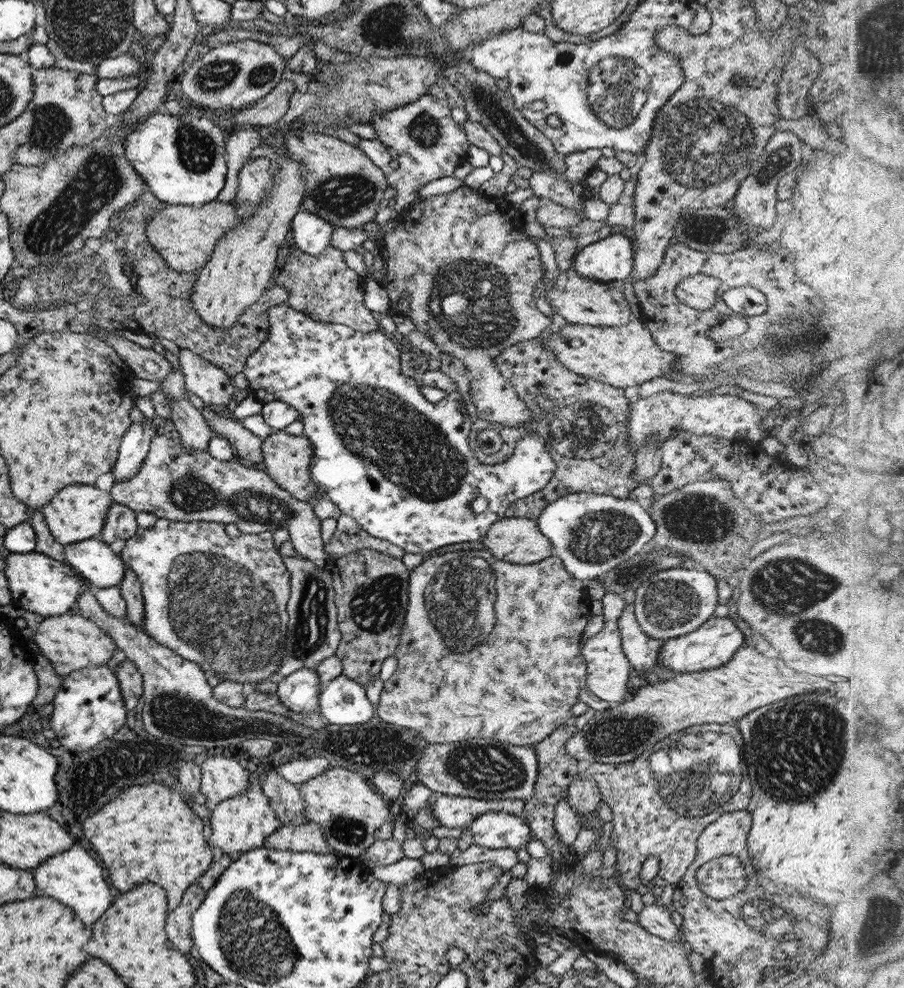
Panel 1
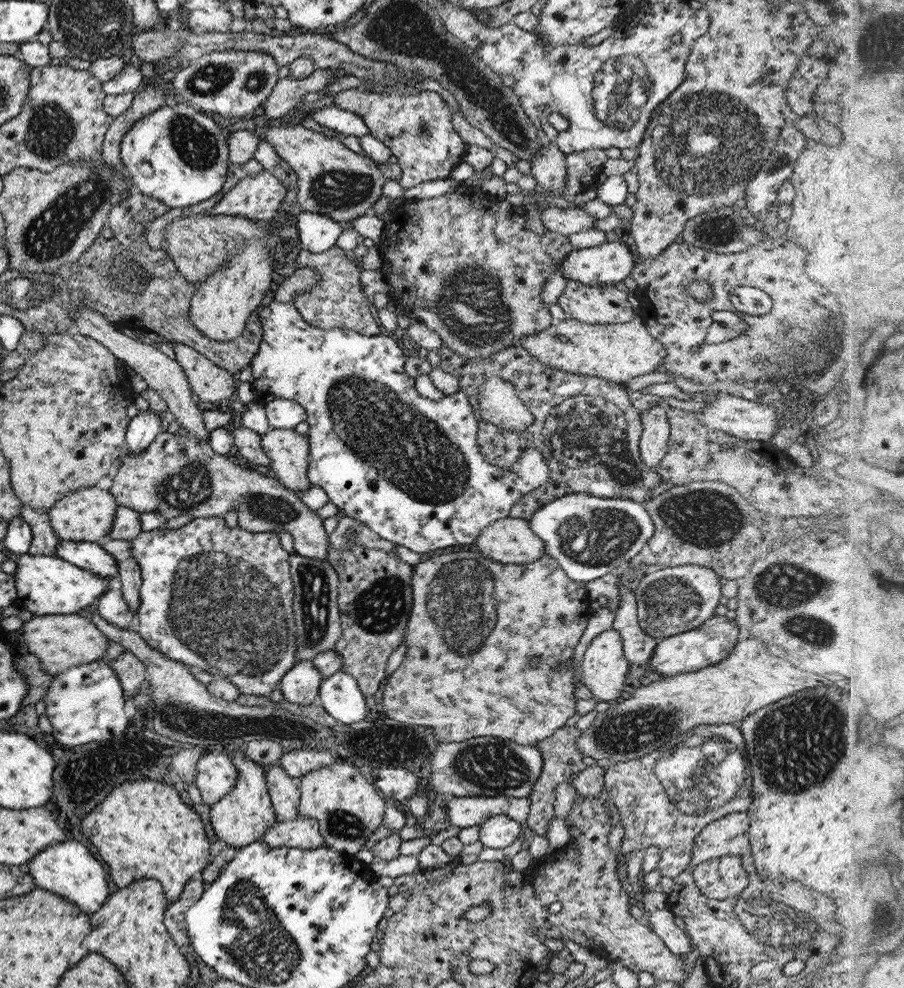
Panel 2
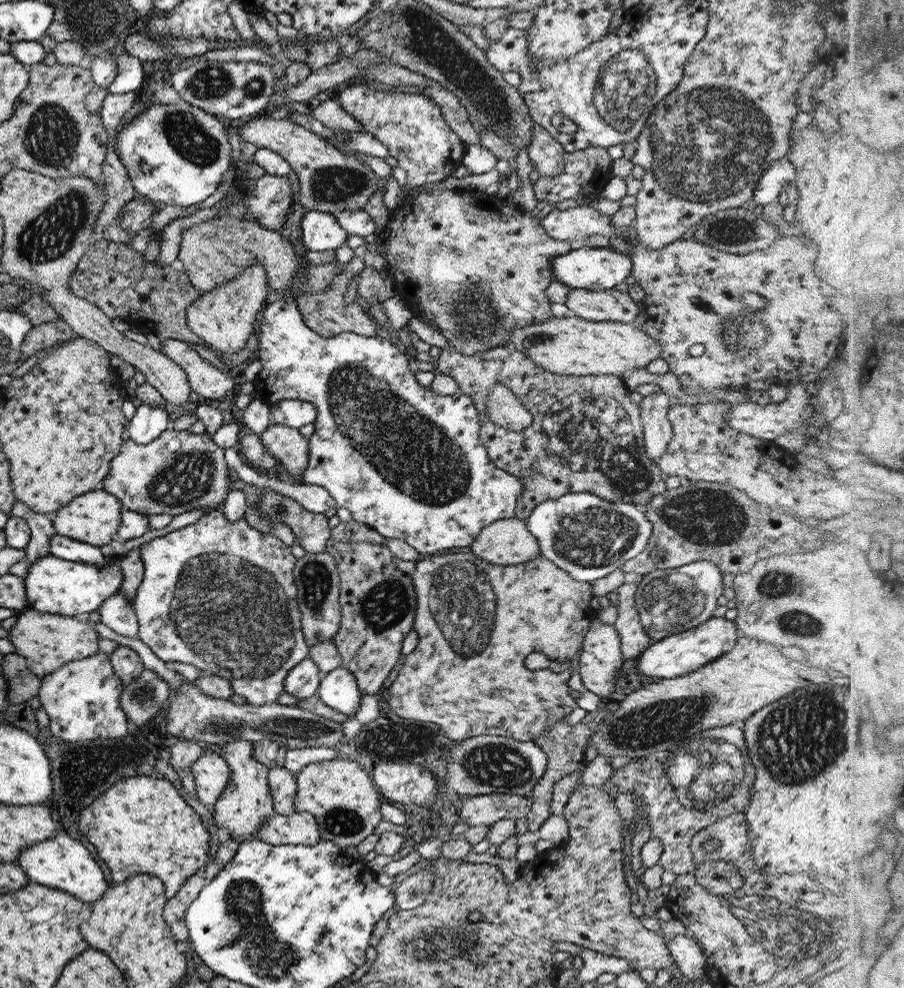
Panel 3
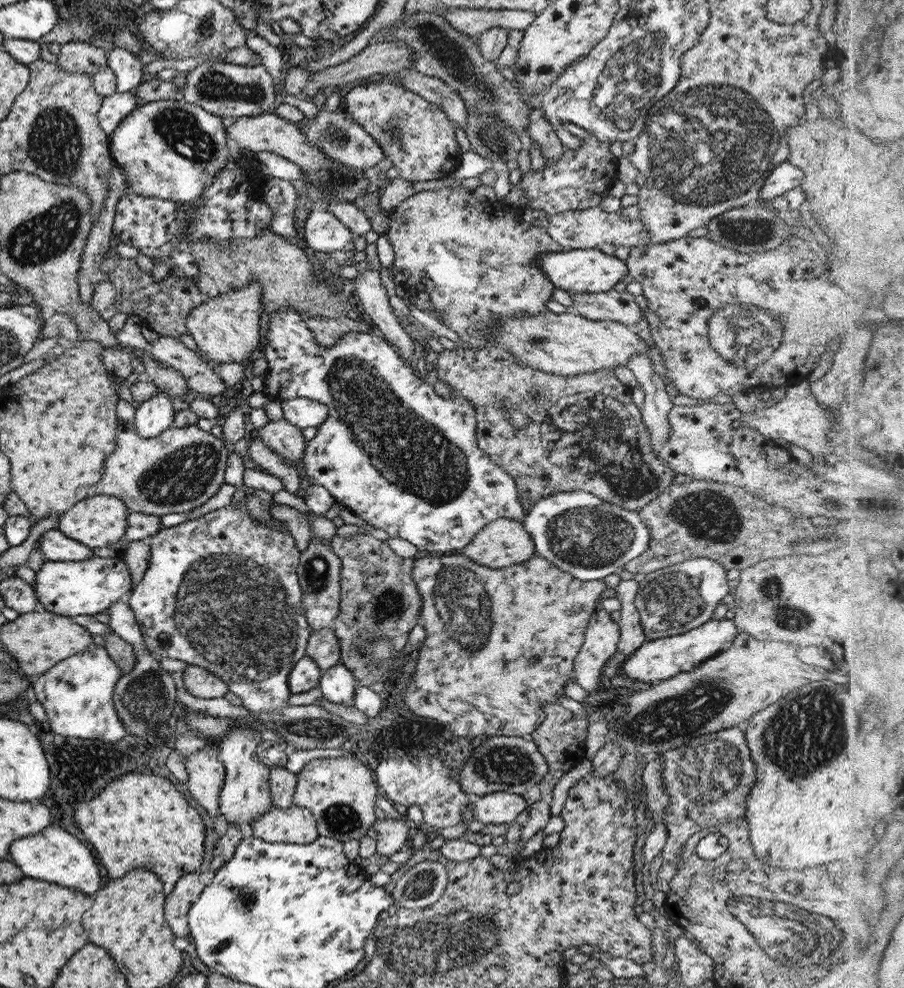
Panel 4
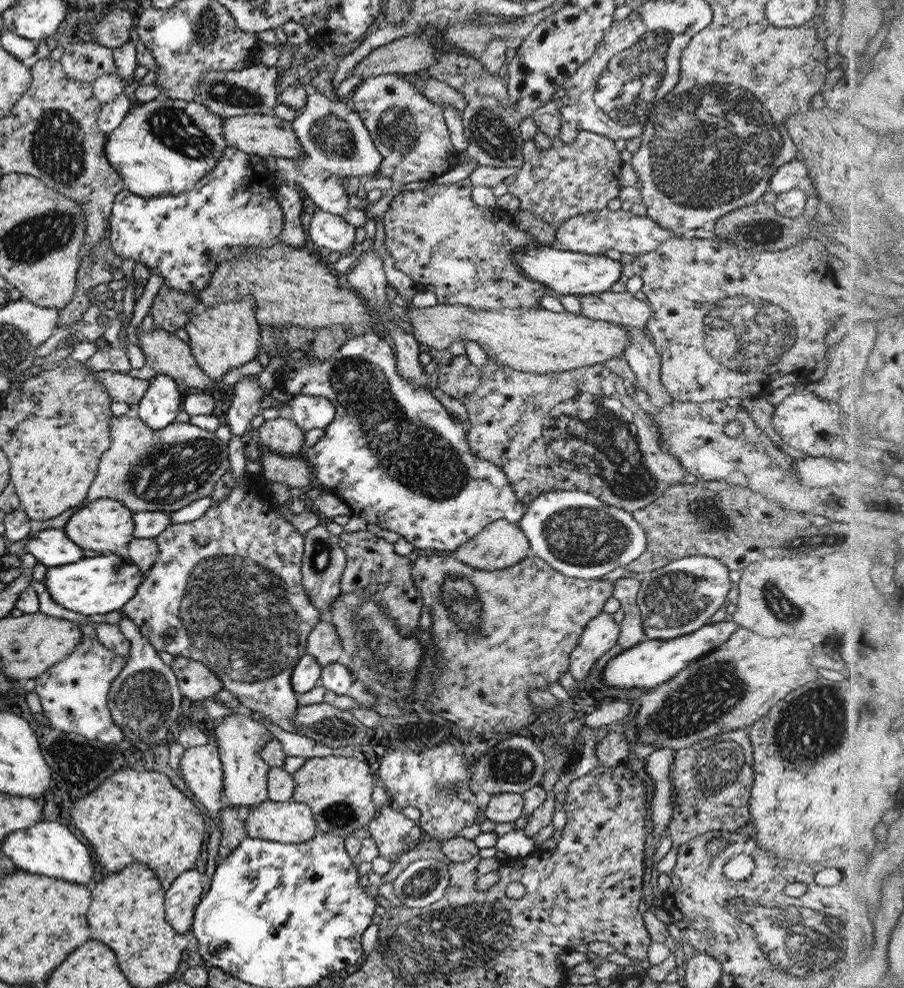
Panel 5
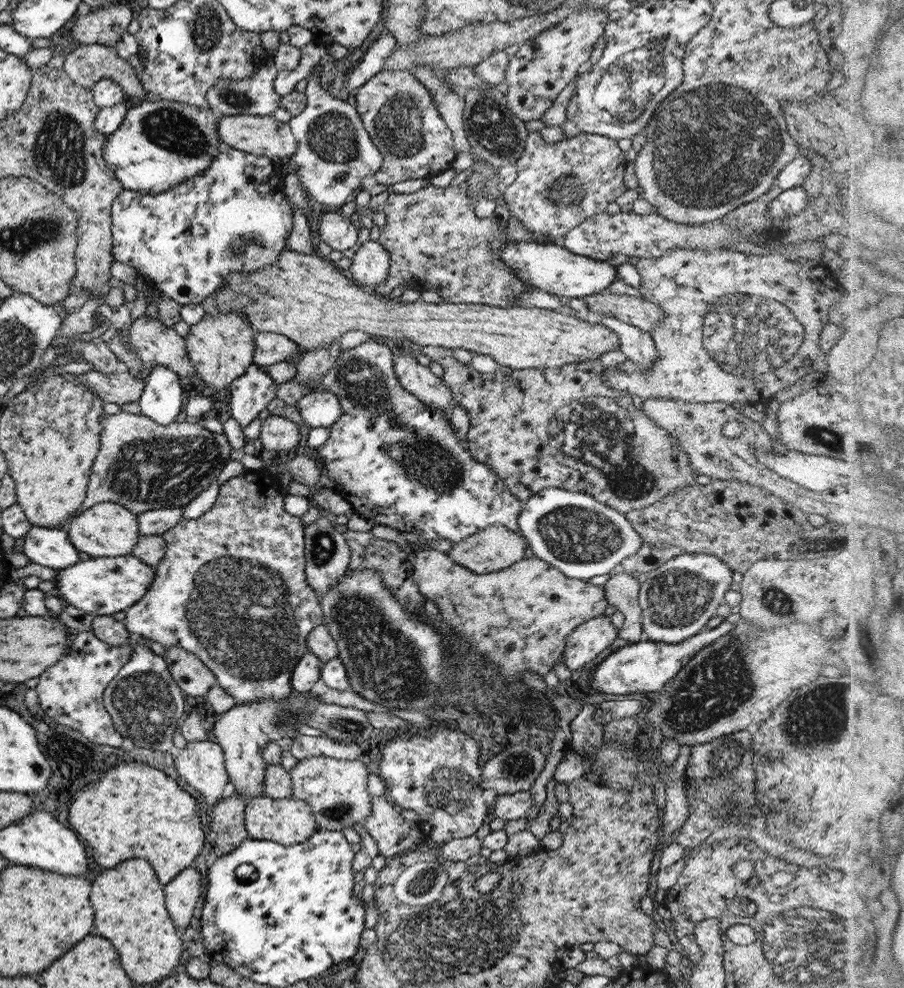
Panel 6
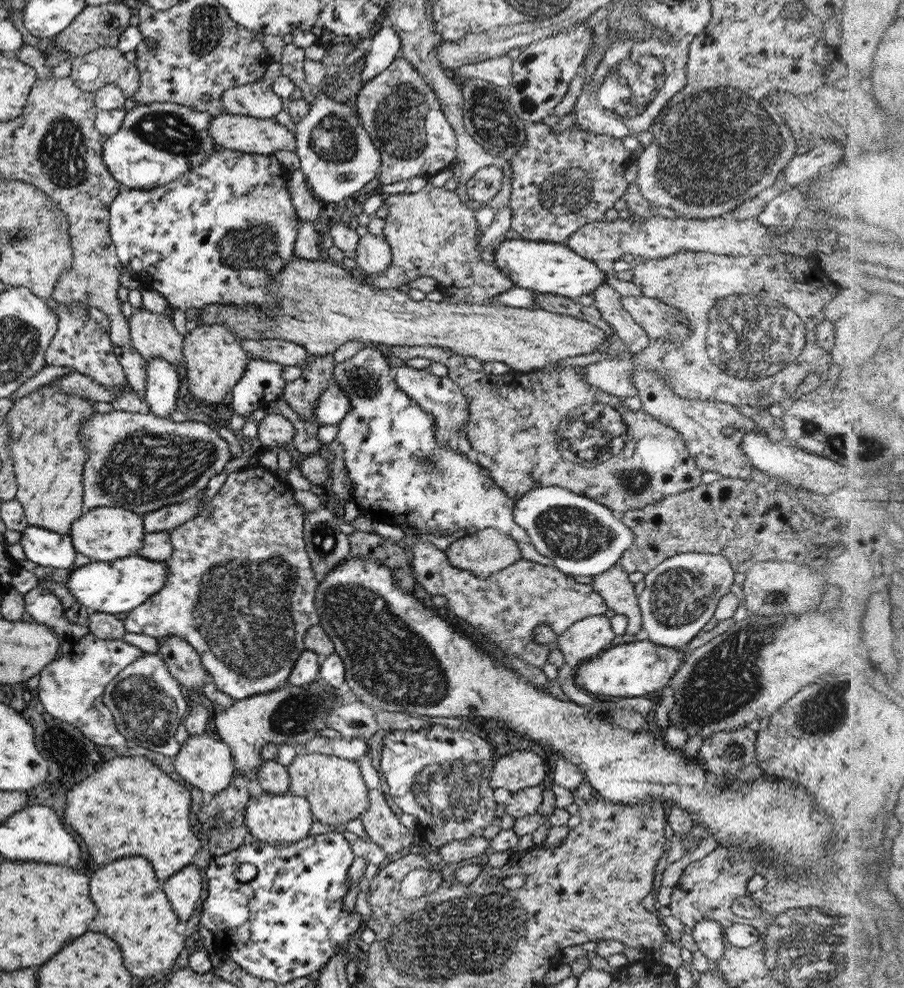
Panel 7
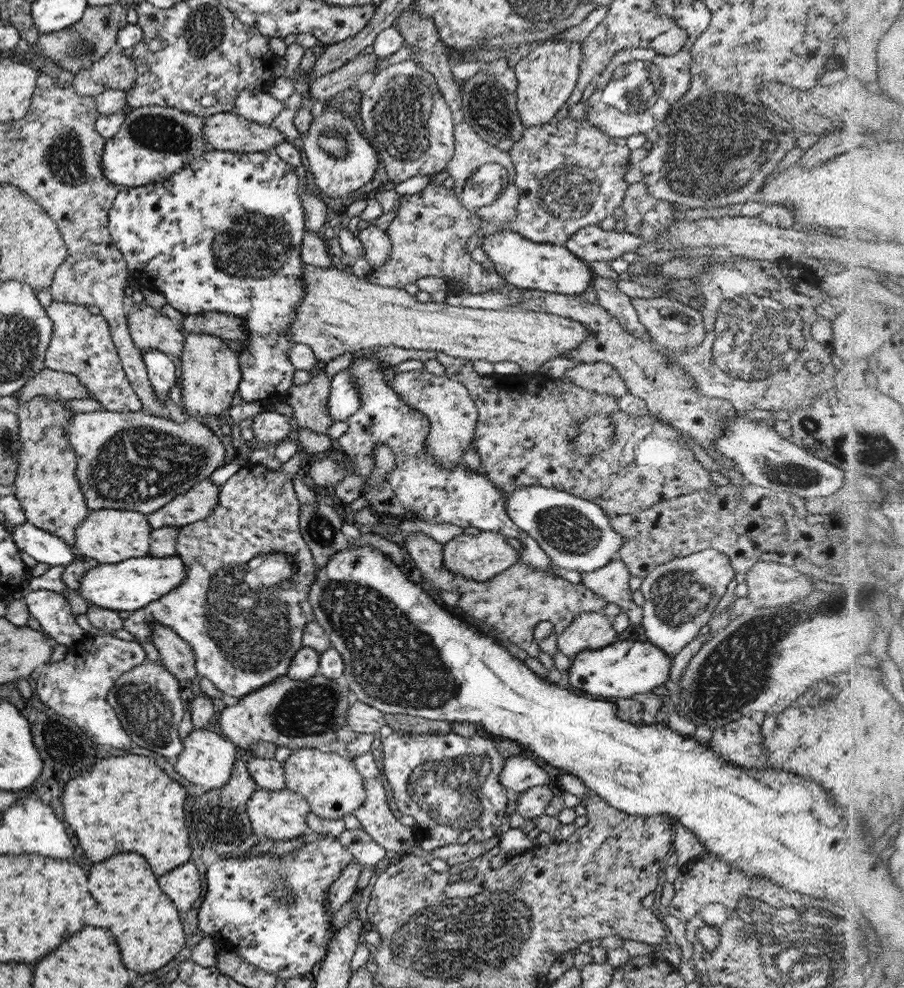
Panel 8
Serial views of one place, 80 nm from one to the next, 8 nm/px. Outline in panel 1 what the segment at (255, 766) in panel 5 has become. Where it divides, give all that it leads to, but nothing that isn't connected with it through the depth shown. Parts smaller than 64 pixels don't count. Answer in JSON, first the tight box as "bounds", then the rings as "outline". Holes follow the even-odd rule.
{"bounds":[207,770,281,858],"outline":[[[248,770],[249,788],[245,792],[211,805],[209,817],[211,835],[207,844],[211,843],[221,848],[223,854],[231,858],[243,851],[264,845],[264,840],[281,825],[274,815],[274,810],[269,806],[269,801],[260,790],[260,779],[261,776],[258,776],[255,771]]]}

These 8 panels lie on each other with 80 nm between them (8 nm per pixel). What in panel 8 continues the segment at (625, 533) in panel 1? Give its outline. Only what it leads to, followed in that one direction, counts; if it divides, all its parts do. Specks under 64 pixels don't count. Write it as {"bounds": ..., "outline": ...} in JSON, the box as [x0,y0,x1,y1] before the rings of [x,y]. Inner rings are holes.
{"bounds":[501,486,622,574],"outline":[[[543,486],[519,487],[501,495],[507,518],[527,533],[555,566],[581,574],[597,570],[617,557],[622,536],[610,527],[609,516],[595,503]]]}

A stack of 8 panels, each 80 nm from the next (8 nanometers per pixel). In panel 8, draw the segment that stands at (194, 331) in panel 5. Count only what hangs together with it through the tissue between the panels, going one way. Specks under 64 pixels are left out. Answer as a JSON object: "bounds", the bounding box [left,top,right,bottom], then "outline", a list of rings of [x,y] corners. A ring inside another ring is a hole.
{"bounds":[179,333,240,420],"outline":[[[188,333],[184,337],[179,357],[182,379],[180,408],[188,418],[200,420],[198,416],[218,417],[228,410],[229,404],[233,402],[233,394],[240,381],[240,368],[238,353],[231,351],[225,345],[226,341],[210,334]]]}

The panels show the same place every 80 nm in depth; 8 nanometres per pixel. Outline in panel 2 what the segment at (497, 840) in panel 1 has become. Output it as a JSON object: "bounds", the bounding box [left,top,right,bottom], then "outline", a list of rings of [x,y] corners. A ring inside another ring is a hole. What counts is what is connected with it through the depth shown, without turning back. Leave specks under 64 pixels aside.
{"bounds":[478,814,521,848],"outline":[[[497,814],[491,818],[485,818],[479,827],[478,840],[483,847],[505,848],[509,846],[521,834],[521,823],[515,819]]]}

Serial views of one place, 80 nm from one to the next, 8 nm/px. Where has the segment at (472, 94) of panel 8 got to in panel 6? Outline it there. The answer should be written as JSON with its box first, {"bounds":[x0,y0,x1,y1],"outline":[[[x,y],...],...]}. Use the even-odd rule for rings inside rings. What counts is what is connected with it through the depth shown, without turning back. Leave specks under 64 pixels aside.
{"bounds":[450,87,528,172],"outline":[[[475,87],[461,94],[462,129],[464,130],[470,150],[463,152],[450,164],[455,172],[464,171],[475,163],[487,163],[498,170],[500,166],[514,164],[524,149],[524,140],[528,133],[524,121],[519,120],[506,105],[504,90],[498,87]]]}

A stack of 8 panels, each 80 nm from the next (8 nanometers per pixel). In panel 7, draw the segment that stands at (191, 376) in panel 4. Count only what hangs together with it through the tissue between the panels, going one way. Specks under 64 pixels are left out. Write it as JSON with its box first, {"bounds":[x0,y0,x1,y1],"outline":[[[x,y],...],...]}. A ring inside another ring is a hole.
{"bounds":[127,309,184,365],"outline":[[[133,309],[127,321],[132,347],[146,360],[159,357],[170,365],[182,365],[184,335],[177,333],[173,323],[163,314]]]}

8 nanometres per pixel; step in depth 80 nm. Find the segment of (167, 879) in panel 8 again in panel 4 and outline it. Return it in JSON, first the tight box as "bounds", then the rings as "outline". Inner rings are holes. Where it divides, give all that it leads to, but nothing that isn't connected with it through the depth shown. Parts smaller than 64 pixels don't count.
{"bounds":[162,871,203,937],"outline":[[[191,871],[179,877],[179,882],[175,882],[171,894],[165,896],[162,917],[170,926],[174,937],[188,936],[187,913],[203,887],[199,883],[197,872]]]}

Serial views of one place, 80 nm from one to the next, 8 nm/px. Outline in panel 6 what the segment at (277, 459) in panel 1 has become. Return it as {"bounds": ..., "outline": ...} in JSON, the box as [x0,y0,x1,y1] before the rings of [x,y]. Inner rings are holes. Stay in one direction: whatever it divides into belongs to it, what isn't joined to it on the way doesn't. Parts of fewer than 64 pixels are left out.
{"bounds":[256,415,299,452],"outline":[[[269,415],[261,421],[256,440],[259,449],[285,452],[297,446],[299,440],[298,426],[285,417]]]}

